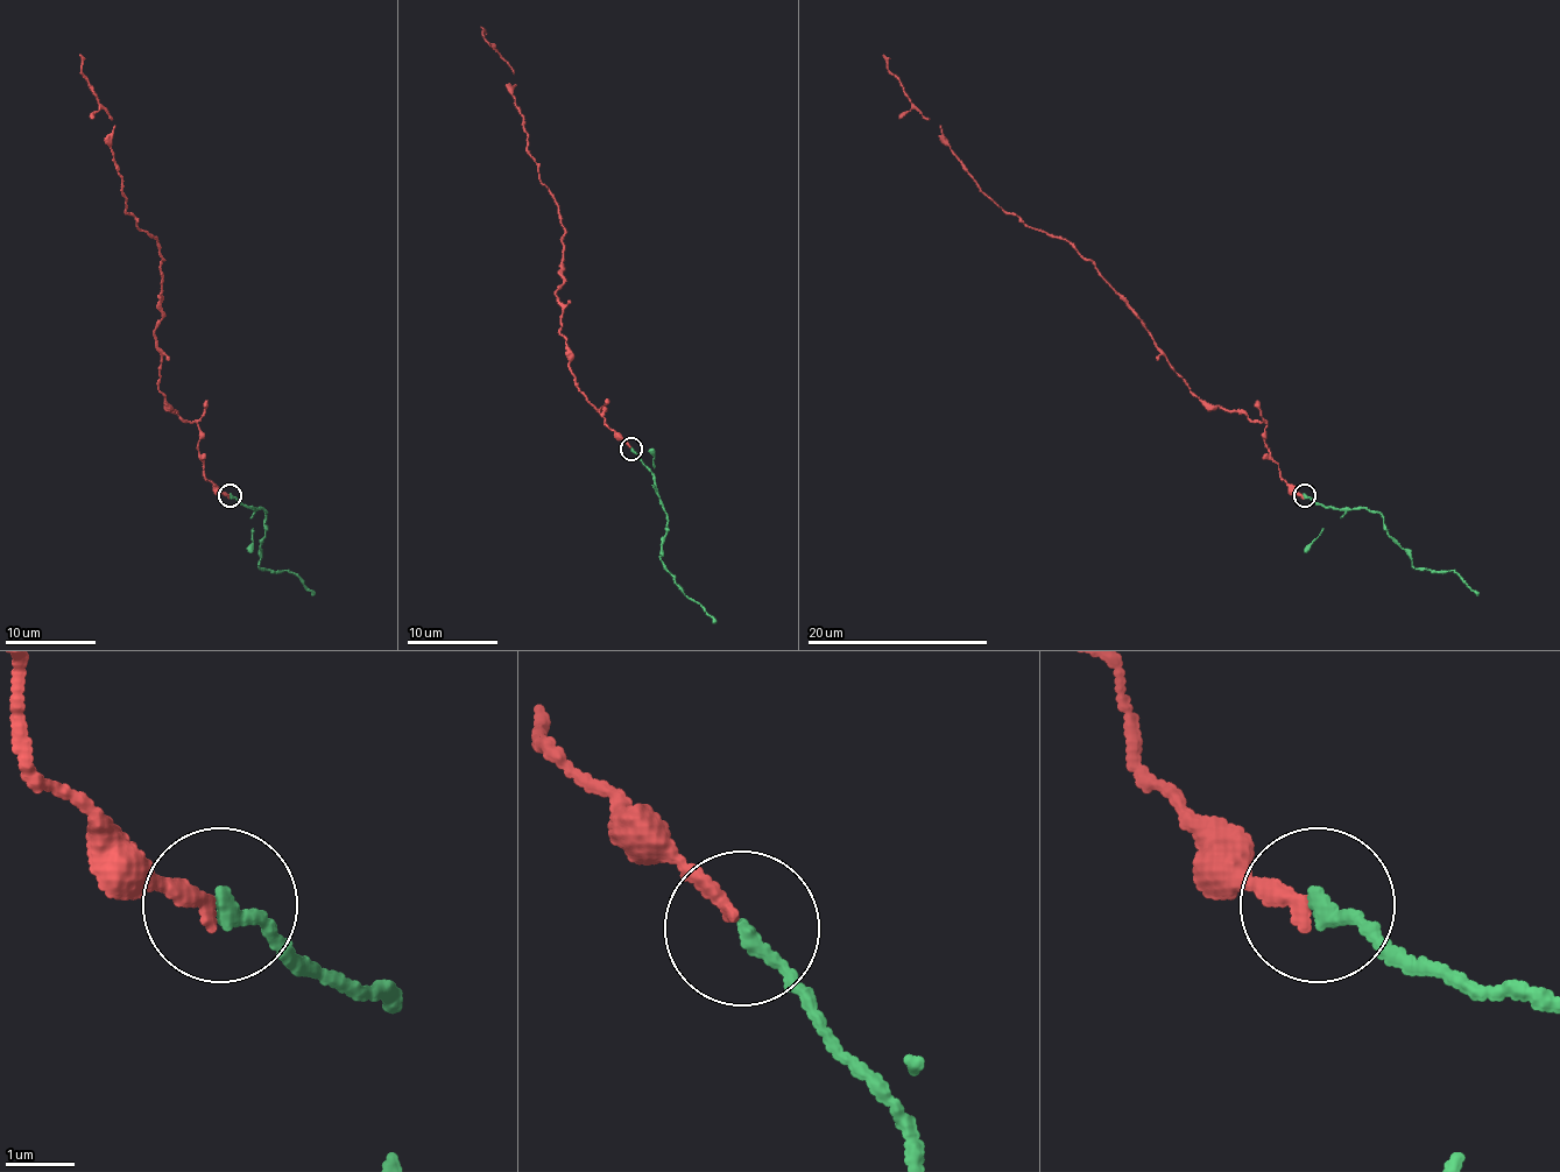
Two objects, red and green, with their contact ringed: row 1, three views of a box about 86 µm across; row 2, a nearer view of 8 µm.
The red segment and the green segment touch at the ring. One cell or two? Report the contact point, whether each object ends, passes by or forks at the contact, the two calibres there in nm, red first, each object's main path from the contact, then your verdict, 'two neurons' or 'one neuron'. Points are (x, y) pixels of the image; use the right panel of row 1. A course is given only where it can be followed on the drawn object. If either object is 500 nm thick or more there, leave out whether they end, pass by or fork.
(1304, 495) | red ends | green ends | 220/240 nm | red via (1304, 496), (1270, 456), (1263, 422), (1206, 406), (1091, 261), (1066, 240), (1002, 211), (882, 55) | green via (1304, 496), (1331, 507), (1378, 512), (1388, 535), (1412, 564), (1421, 569), (1453, 571), (1479, 593) | one neuron

